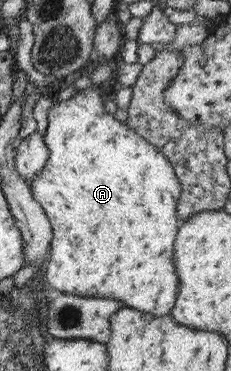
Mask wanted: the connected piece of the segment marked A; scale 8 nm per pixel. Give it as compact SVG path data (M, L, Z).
M100 86L86 87L77 91L67 100L58 101L47 112L47 127L42 138L49 150L49 155L45 165L31 178L28 184L32 199L42 207L51 226L50 248L43 268L44 280L62 294L111 298L123 302L124 307L133 308L135 311L152 316L162 316L170 312L179 287L173 261L173 244L180 223L175 212L177 200L180 197L181 184L173 171L173 166L156 147L131 131L126 123L118 121L104 109L103 94Z

